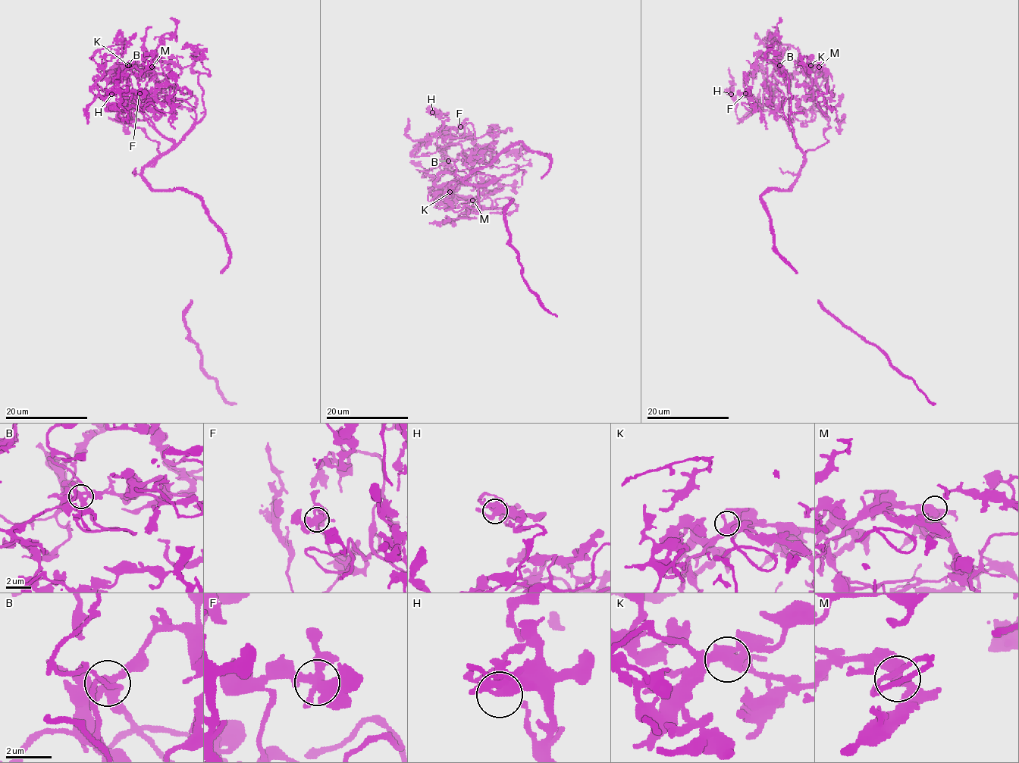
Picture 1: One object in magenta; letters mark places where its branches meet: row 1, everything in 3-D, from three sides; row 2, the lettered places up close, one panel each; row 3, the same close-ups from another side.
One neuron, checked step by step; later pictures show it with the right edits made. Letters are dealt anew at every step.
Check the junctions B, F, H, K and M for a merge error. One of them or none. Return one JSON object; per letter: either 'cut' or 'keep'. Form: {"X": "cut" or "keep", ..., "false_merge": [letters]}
{"B": "keep", "F": "keep", "H": "keep", "K": "keep", "M": "keep", "false_merge": []}

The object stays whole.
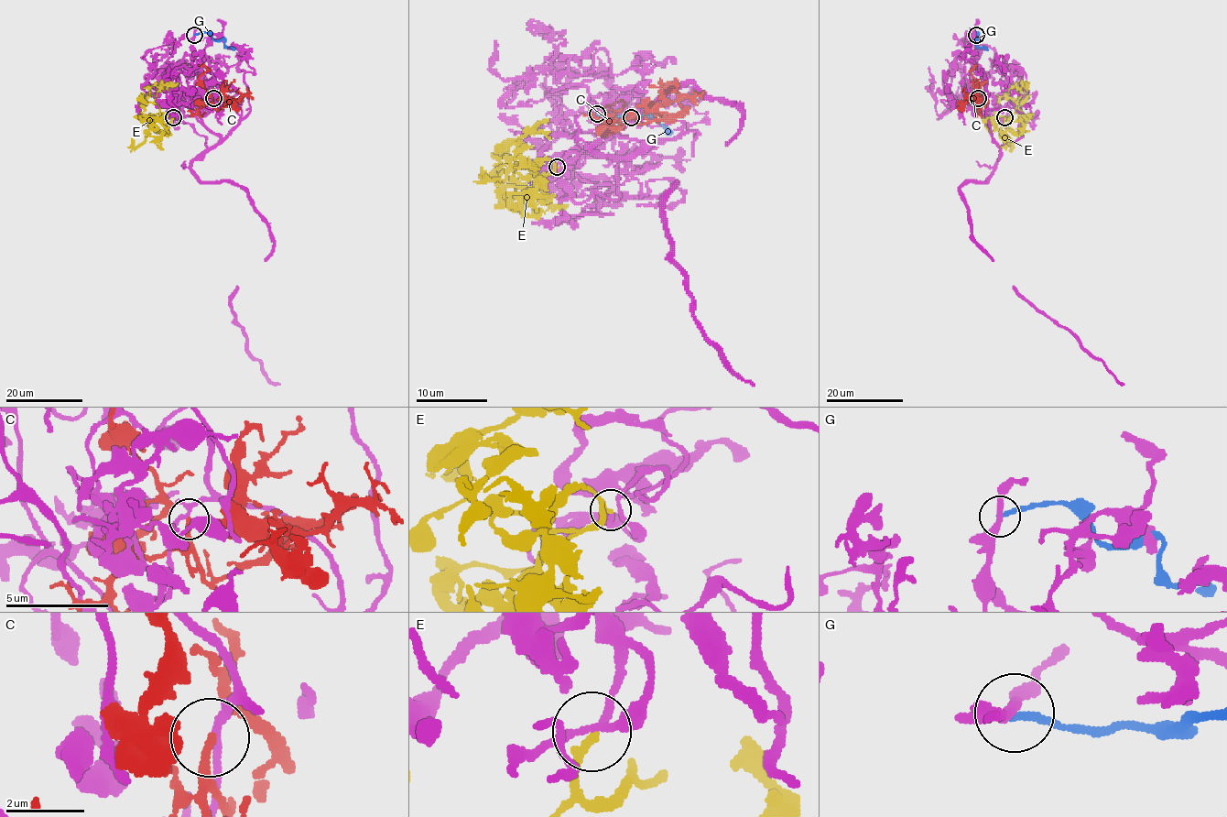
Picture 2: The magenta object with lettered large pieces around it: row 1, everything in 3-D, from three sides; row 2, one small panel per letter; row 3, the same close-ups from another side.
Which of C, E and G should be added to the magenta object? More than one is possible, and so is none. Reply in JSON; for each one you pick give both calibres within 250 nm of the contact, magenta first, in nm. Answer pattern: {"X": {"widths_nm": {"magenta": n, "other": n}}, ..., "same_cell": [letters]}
{"E": {"widths_nm": {"magenta": 200, "other": 240}}, "same_cell": ["E"]}

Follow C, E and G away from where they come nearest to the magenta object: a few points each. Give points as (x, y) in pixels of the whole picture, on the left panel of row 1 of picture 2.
C: (213, 98), (210, 104), (203, 103), (209, 95), (199, 77), (210, 70), (198, 64)
E: (172, 117), (170, 124), (146, 115), (150, 128), (144, 141), (134, 147), (131, 138)
G: (195, 35), (207, 33), (215, 40), (224, 40), (227, 47), (234, 50)

